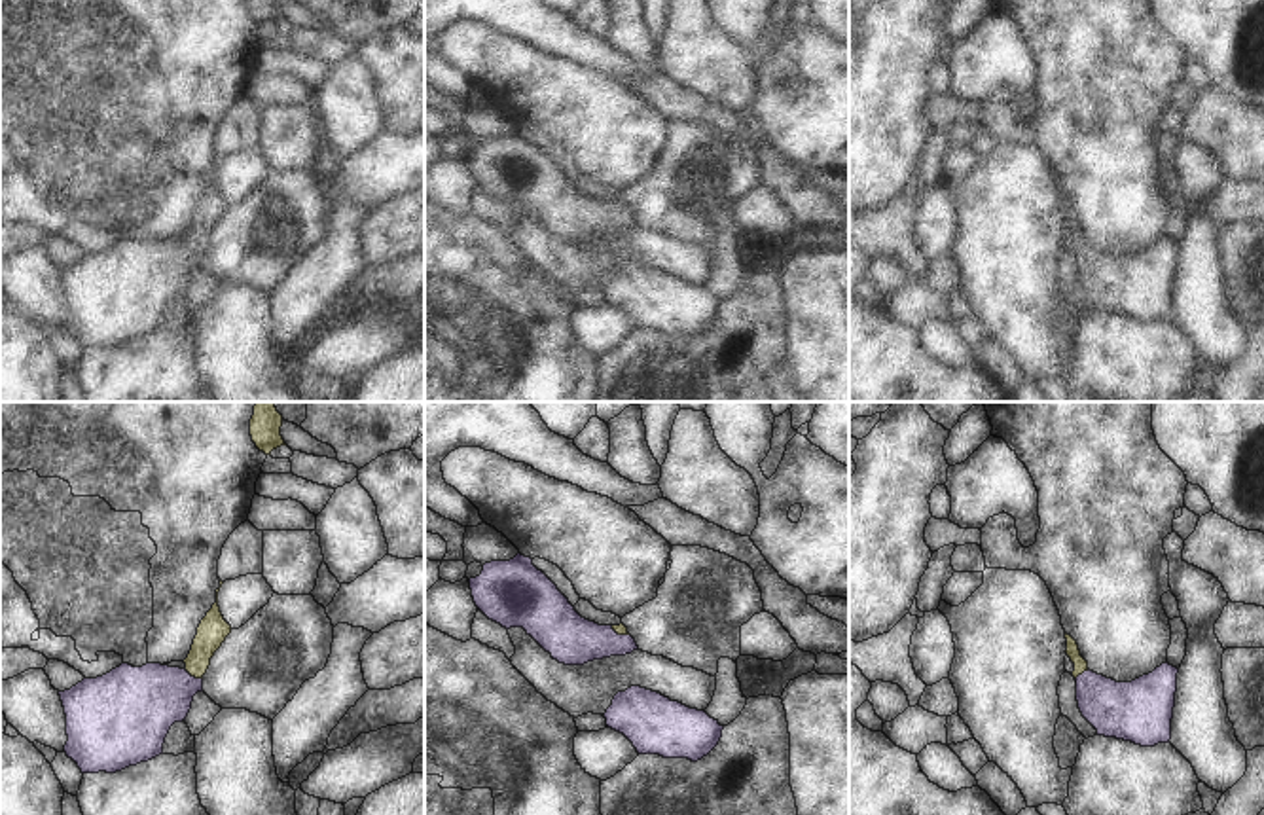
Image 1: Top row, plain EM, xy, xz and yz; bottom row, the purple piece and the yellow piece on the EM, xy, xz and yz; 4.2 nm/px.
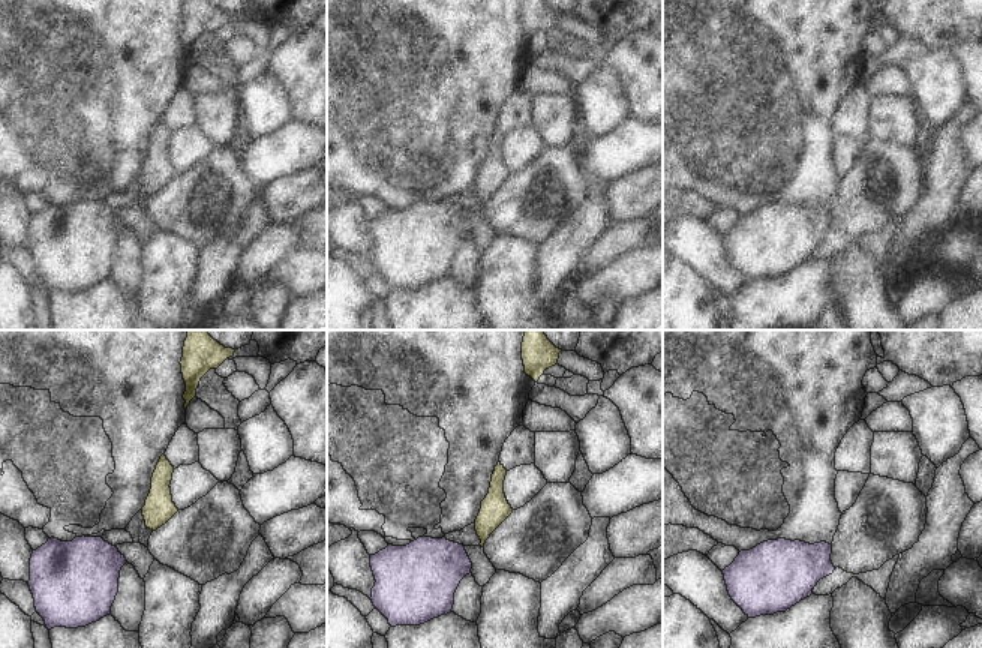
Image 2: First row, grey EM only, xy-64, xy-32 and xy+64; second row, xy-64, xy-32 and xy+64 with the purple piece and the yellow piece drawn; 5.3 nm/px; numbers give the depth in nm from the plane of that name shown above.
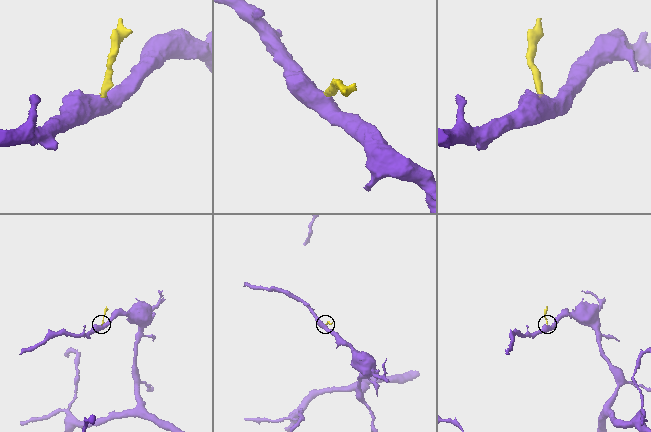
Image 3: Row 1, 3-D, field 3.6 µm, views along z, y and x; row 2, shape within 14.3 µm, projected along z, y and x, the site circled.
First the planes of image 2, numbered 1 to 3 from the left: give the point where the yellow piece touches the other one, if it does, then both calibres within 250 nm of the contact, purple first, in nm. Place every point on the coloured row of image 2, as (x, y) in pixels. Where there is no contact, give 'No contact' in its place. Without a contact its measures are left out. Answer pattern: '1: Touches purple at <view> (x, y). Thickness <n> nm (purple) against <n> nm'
1: No contact
2: No contact
3: No contact

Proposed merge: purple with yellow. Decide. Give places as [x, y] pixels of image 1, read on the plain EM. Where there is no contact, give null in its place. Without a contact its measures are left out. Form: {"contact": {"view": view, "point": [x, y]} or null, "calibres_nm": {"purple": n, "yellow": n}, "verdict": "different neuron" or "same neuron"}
{"contact": {"view": "xy", "point": [194, 253]}, "calibres_nm": {"purple": 300, "yellow": 130}, "verdict": "same neuron"}

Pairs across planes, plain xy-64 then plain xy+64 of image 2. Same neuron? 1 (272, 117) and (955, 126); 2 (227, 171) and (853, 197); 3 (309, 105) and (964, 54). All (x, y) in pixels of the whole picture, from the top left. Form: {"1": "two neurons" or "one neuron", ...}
{"1": "two neurons", "2": "one neuron", "3": "one neuron"}

